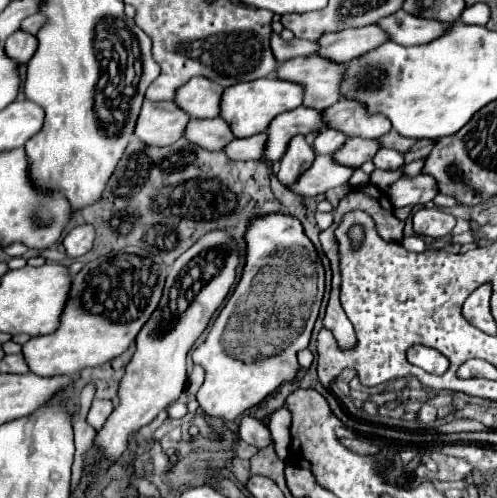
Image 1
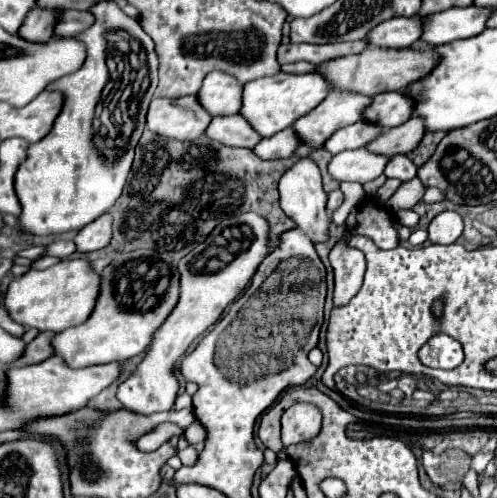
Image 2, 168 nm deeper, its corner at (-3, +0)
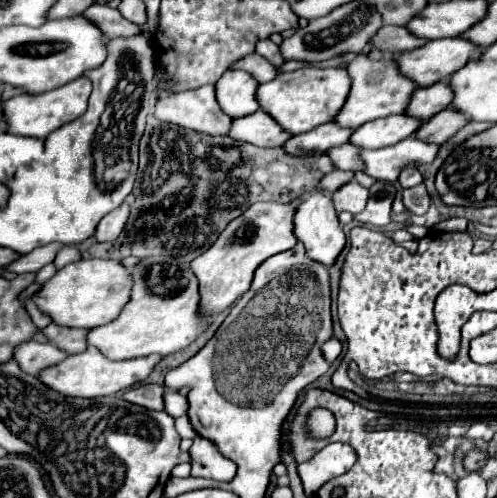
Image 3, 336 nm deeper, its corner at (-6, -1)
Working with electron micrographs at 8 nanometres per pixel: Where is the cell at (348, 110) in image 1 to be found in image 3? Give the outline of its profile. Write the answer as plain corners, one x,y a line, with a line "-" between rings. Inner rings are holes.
439,81
431,87
417,87
409,99
405,113
409,117
427,121
437,111
447,109
449,103
451,103
451,89
447,87
445,81

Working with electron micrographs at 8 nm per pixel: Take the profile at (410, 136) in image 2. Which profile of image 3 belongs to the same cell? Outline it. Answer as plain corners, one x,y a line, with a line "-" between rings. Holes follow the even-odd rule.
449,107
439,111
437,115
433,115
431,119
423,121
421,127
415,131
415,139
423,141
423,143
435,143
441,145
445,143
451,135
457,133
457,129
461,129
467,123
467,119
463,119
463,115
459,115
457,111
451,111

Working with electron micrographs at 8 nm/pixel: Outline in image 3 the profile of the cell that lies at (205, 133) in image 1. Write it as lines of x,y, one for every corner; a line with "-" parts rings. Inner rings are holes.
261,109
247,117
233,119
227,135
257,147
281,147
291,137

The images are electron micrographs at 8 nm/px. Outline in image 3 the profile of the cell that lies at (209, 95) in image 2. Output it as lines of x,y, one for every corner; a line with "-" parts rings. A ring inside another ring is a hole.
225,71
215,83
215,97
221,111
231,119
255,113
259,109
259,103
255,101
257,85
259,83
247,71

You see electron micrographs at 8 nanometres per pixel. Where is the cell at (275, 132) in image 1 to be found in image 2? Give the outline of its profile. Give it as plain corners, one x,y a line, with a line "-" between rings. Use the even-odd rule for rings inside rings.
332,92
320,106
296,120
294,130
304,144
320,146
336,130
364,120
364,110
368,104
372,104
372,96
356,92

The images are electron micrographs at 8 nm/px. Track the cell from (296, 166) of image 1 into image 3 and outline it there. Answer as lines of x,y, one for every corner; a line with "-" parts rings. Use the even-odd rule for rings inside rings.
315,187
311,193
307,193
307,197
301,199
303,203
299,203
293,223
295,223
295,235
299,241
303,241
307,255
323,265
333,265
333,261
337,259
337,255
341,253
341,249
345,247
345,233
339,225
337,219
337,211
333,207
333,201
329,197
327,191
323,191
321,187

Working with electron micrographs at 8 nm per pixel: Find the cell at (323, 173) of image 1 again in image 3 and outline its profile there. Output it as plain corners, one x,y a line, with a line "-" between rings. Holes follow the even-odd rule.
407,137
391,147
375,149
375,151
361,151
359,157
363,161
363,173
379,179
379,181
397,181
399,171
407,165
421,165
431,163
437,155
439,145
427,145
413,137

